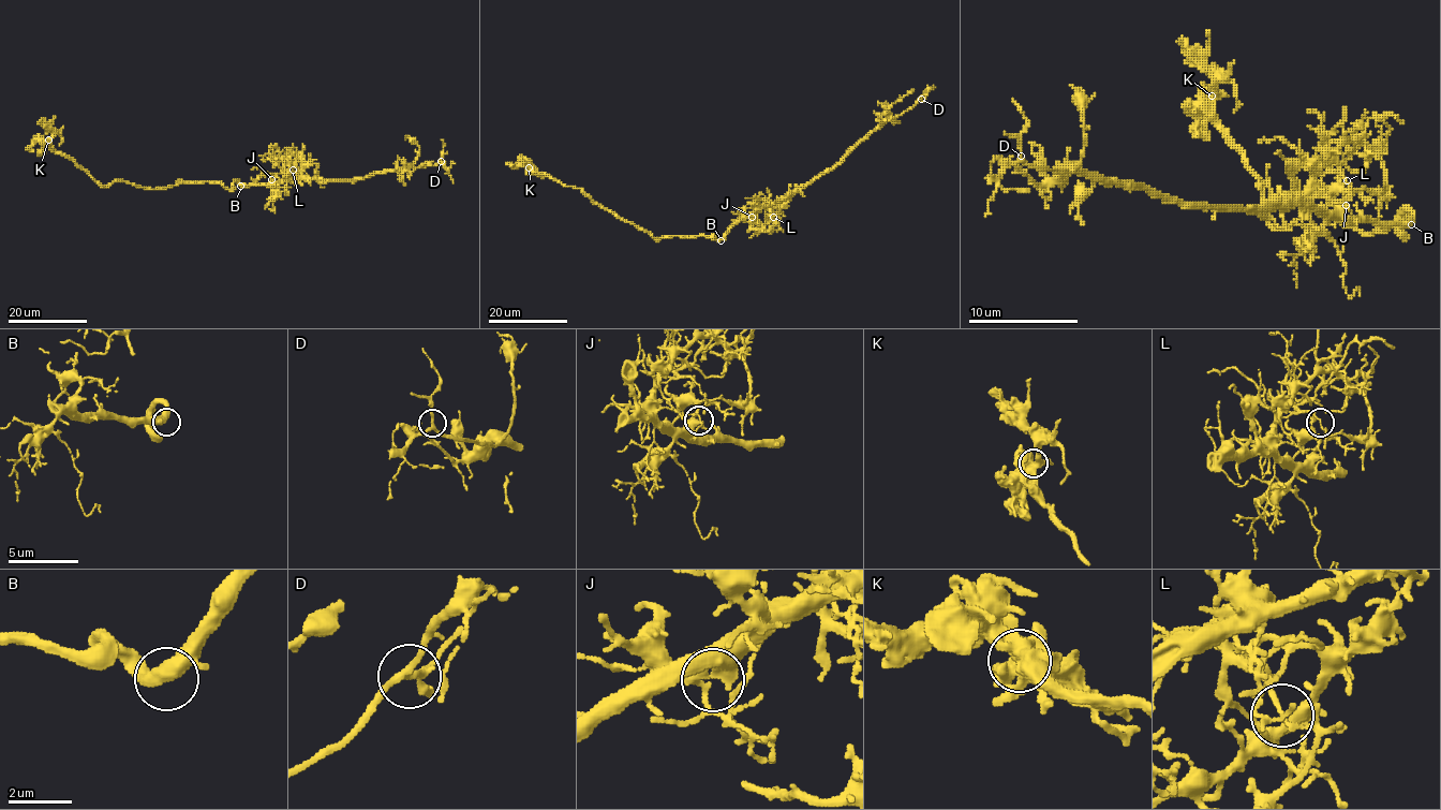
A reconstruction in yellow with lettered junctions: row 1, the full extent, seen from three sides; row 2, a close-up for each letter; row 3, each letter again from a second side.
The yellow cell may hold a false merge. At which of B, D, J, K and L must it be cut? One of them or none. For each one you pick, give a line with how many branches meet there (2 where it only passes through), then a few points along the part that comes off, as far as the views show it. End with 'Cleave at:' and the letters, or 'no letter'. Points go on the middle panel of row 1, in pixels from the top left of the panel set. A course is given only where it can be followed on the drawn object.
L: branches 2; course (772, 217), (776, 222), (767, 231), (756, 230), (769, 222), (777, 209), (758, 208)
Cleave at: L

